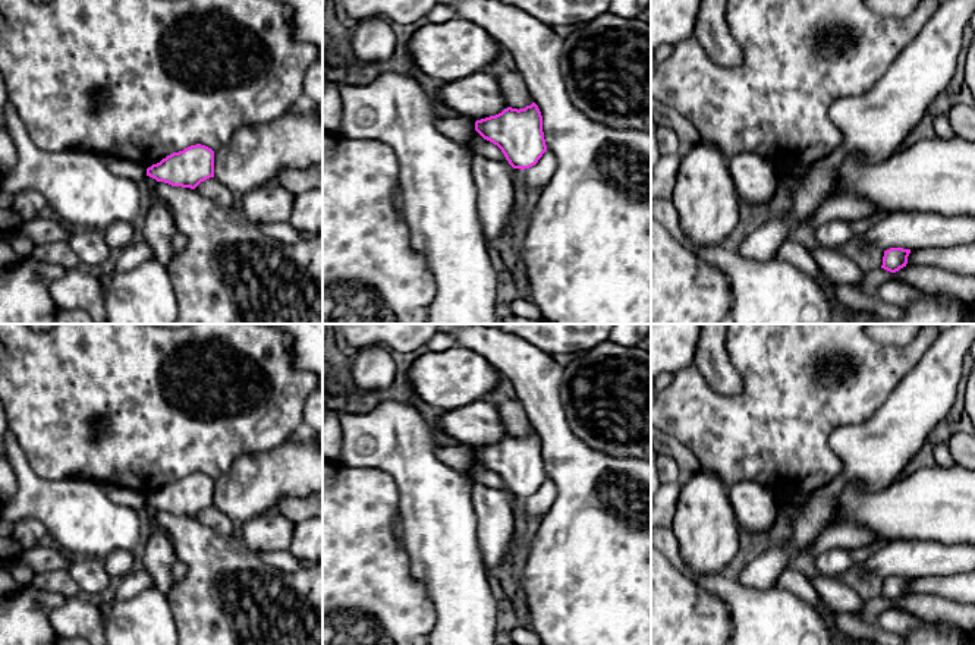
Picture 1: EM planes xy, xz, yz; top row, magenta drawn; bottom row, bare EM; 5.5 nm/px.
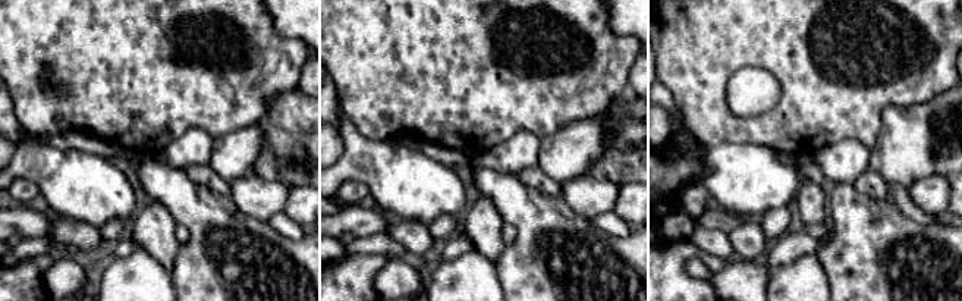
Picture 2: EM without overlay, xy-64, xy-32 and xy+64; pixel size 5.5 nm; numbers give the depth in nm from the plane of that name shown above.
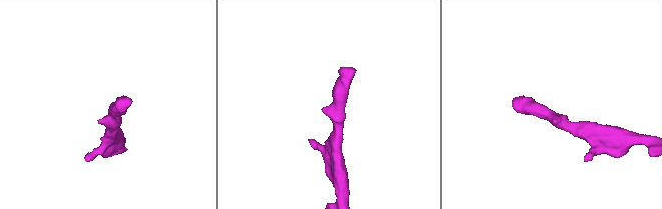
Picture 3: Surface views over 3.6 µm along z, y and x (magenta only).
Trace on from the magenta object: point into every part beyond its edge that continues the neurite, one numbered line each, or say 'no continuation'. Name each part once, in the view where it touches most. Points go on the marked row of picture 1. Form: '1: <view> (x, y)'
no continuation

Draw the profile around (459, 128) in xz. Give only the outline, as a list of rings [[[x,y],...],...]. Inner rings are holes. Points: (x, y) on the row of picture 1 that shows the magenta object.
[[[440,116],[437,128],[457,142],[469,142],[475,135],[475,123],[465,116]]]

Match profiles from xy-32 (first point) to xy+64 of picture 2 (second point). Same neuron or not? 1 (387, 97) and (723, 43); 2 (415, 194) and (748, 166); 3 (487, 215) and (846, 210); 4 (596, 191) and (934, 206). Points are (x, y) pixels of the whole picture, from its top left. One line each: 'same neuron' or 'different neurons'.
1: same neuron
2: same neuron
3: different neurons
4: same neuron

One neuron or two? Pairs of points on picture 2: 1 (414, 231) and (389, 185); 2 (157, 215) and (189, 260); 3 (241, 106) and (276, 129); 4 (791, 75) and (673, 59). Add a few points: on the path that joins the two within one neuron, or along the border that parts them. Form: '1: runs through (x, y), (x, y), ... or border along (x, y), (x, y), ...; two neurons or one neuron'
1: border along (390, 216), (420, 220), (427, 225); two neurons
2: border along (182, 245), (170, 272); two neurons
3: border along (282, 93), (270, 99), (269, 110), (258, 121); two neurons
4: runs through (761, 55), (703, 55); one neuron

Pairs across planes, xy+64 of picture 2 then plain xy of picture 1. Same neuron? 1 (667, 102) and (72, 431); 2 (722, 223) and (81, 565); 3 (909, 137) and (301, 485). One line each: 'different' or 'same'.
1: different
2: different
3: same

